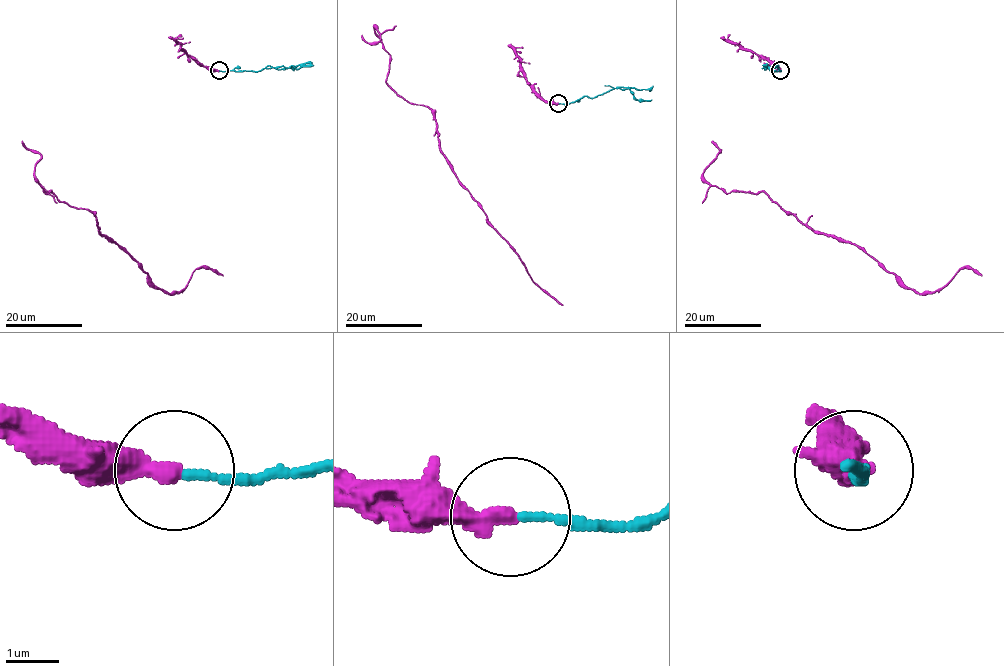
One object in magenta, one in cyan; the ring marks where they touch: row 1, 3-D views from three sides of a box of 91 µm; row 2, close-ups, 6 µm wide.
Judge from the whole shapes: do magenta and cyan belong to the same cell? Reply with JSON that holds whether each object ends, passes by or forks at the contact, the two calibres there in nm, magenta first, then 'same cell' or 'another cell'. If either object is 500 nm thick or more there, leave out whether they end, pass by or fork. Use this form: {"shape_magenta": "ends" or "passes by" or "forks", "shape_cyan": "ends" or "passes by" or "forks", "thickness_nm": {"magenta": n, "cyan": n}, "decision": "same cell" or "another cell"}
{"shape_magenta": "ends", "shape_cyan": "ends", "thickness_nm": {"magenta": 360, "cyan": 150}, "decision": "another cell"}

